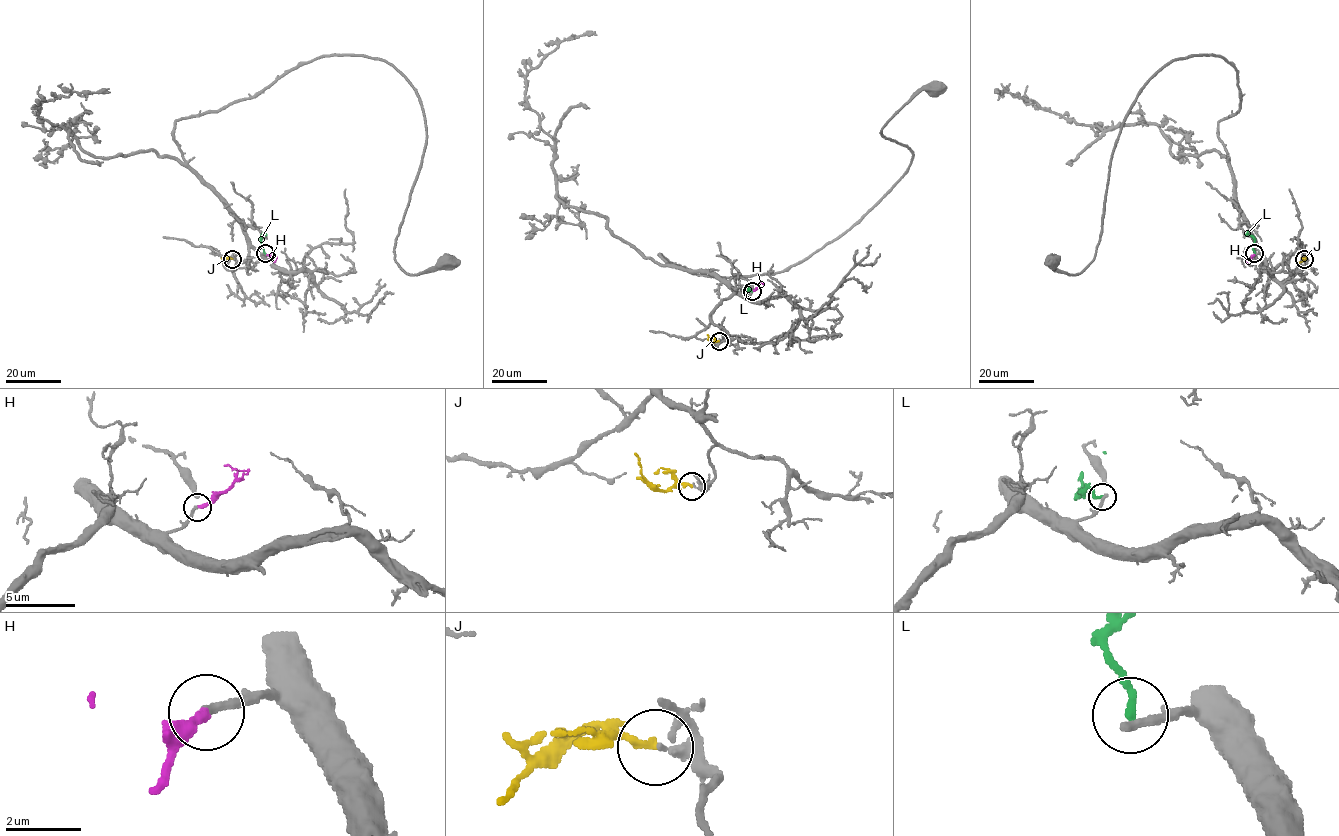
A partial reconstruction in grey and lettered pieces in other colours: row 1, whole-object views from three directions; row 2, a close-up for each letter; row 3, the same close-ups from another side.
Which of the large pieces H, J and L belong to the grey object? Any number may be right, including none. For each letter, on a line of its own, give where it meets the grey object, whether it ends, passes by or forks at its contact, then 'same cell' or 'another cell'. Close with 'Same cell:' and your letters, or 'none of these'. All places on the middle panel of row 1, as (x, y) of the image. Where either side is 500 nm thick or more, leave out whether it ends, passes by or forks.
H: meets grey at (753, 290); it ends there; same cell
J: meets grey at (719, 341); it ends there; another cell
L: meets grey at (752, 291); it ends there; another cell
Same cell: H

